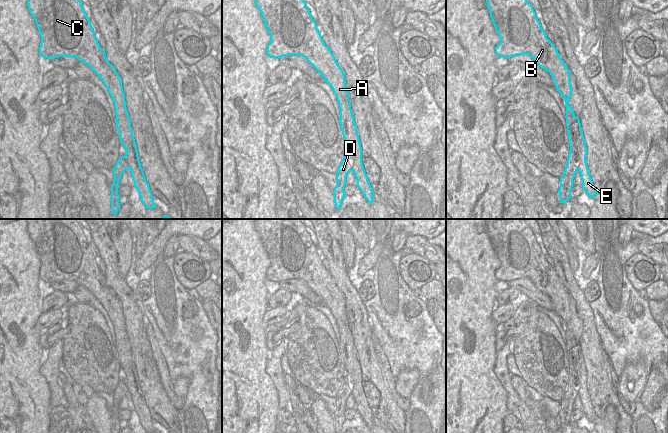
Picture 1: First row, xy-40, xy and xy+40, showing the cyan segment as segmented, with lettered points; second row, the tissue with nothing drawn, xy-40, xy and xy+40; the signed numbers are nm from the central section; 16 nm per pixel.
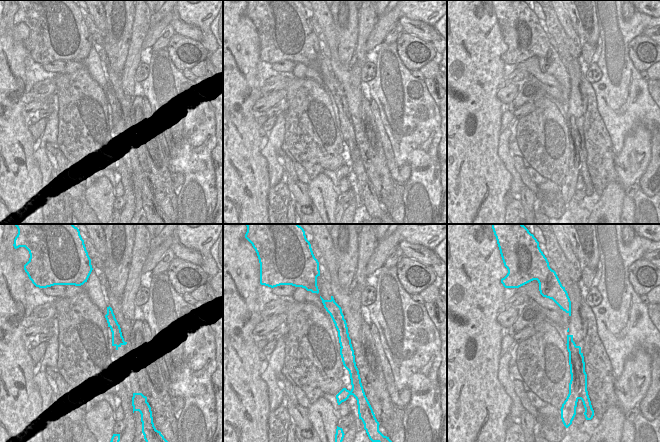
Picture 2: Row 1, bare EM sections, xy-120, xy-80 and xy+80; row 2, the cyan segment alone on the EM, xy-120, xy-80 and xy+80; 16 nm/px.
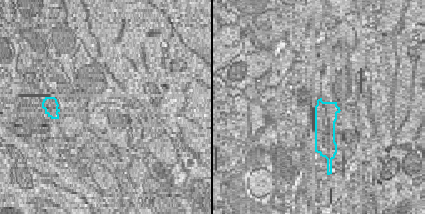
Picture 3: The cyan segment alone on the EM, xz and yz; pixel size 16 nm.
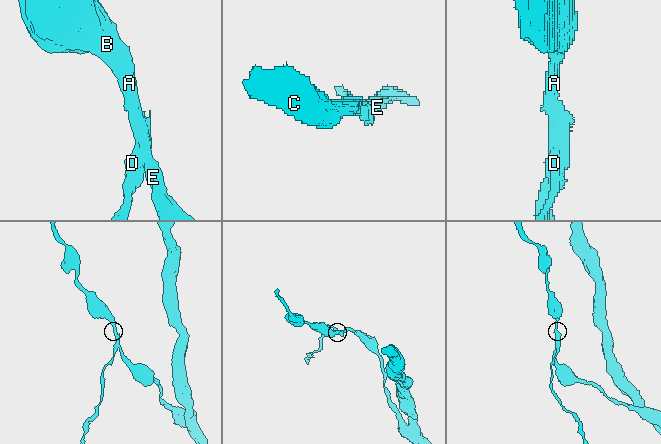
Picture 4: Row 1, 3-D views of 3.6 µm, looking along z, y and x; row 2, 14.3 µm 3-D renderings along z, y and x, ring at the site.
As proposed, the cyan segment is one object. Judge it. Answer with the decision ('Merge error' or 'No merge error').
Merge error

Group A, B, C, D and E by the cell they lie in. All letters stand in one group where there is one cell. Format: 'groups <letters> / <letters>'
groups A B C E / D

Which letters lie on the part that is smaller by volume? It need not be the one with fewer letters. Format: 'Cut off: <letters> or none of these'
Cut off: D

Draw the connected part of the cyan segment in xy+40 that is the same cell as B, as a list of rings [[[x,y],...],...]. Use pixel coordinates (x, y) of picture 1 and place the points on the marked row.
[[[486,0],[486,2],[491,20],[500,37],[500,43],[495,47],[496,55],[504,58],[523,54],[531,56],[538,66],[550,73],[555,88],[565,99],[566,115],[575,115],[572,106],[568,105],[572,92],[570,70],[560,57],[555,45],[547,38],[533,6],[527,0]]]

